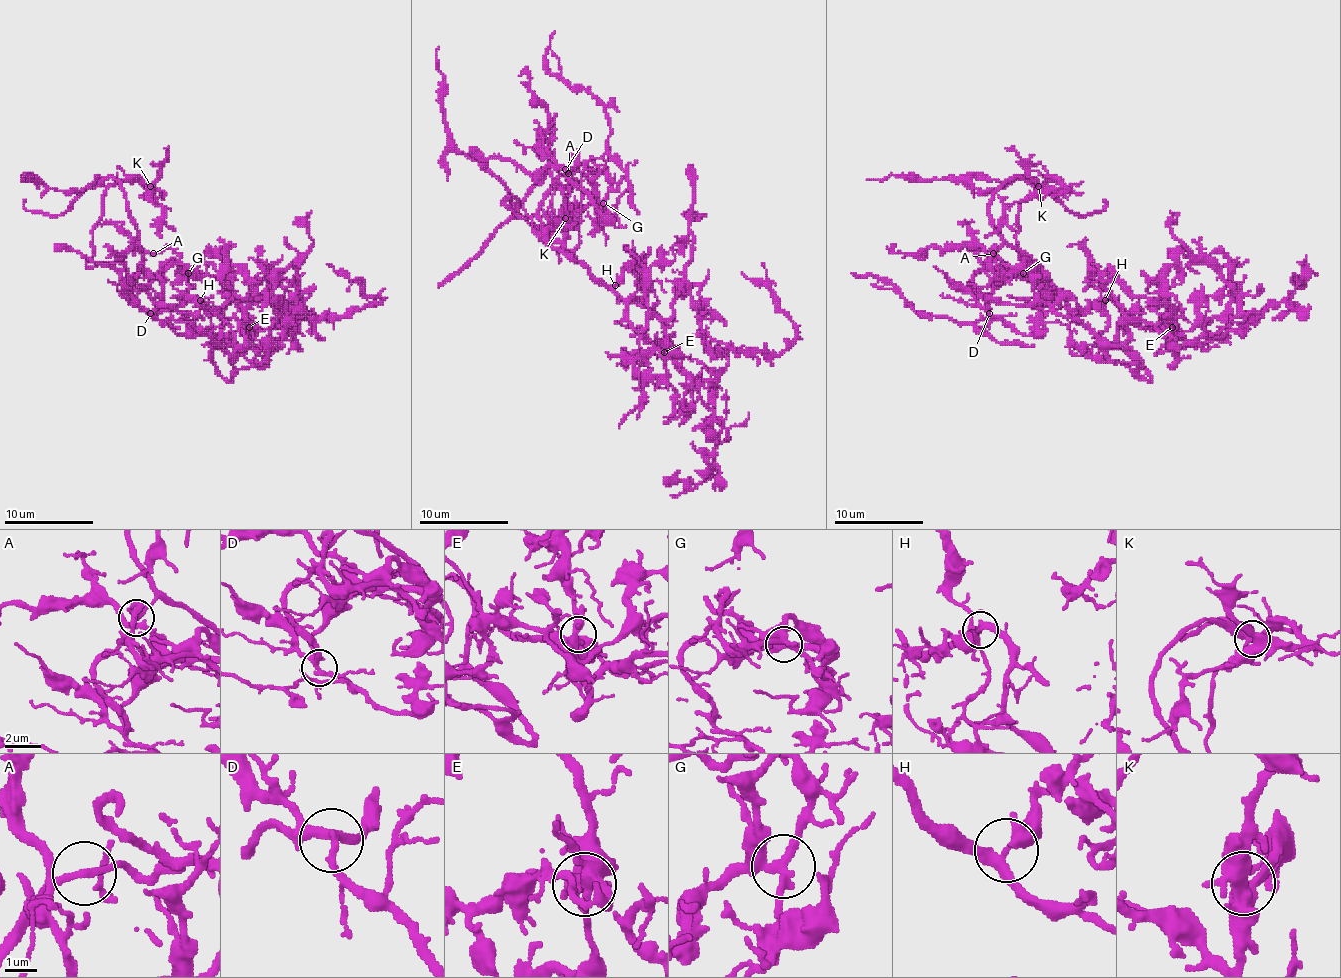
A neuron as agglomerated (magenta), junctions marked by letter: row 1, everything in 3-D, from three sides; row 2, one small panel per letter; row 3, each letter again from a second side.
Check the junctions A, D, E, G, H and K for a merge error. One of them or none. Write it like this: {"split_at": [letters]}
{"split_at": []}

